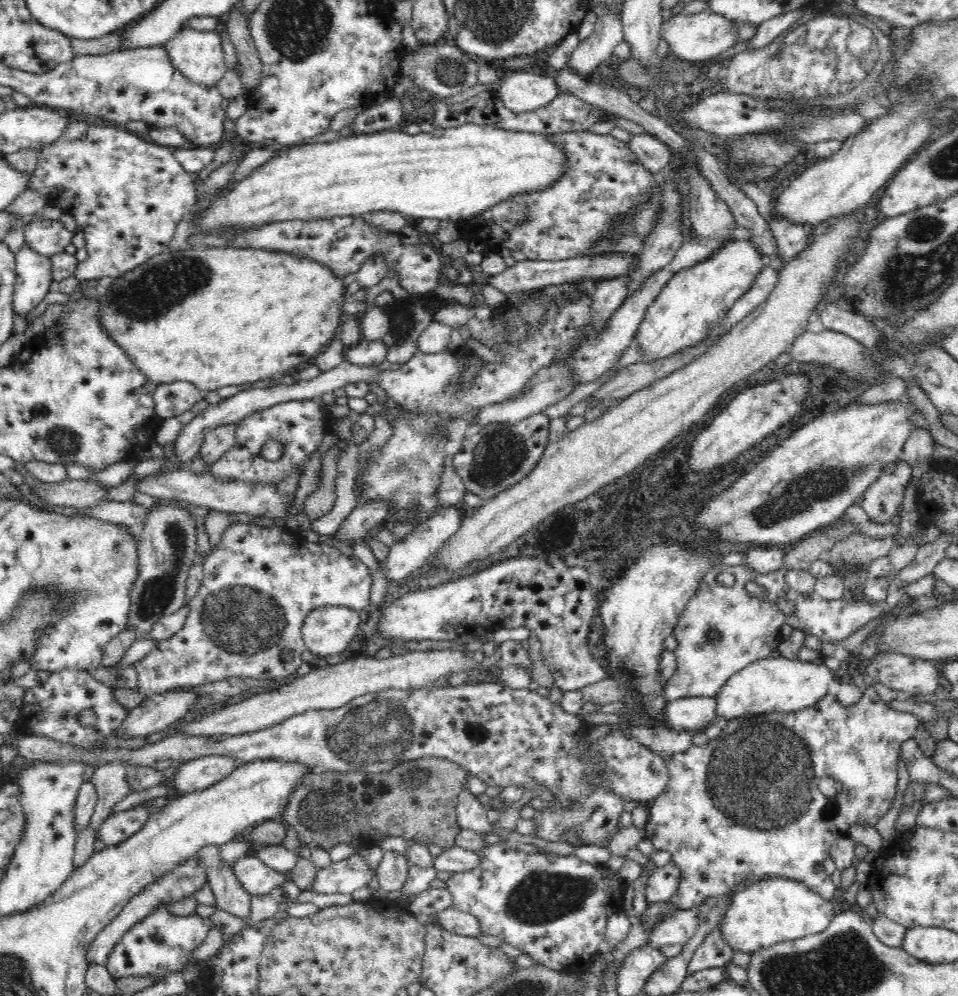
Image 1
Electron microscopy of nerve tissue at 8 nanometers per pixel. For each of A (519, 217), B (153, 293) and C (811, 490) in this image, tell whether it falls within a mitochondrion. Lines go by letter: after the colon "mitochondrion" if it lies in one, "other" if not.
A: mitochondrion
B: mitochondrion
C: mitochondrion

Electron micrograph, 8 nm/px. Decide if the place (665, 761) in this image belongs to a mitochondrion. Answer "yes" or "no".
no

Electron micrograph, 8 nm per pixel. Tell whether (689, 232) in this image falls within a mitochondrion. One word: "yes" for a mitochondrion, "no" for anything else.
no

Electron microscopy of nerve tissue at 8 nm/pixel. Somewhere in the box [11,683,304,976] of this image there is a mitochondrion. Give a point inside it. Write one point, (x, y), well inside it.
(66, 716)

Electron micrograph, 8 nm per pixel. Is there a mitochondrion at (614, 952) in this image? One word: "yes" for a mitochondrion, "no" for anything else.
no

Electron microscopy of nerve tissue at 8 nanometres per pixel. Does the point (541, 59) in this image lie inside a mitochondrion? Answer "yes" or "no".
no

